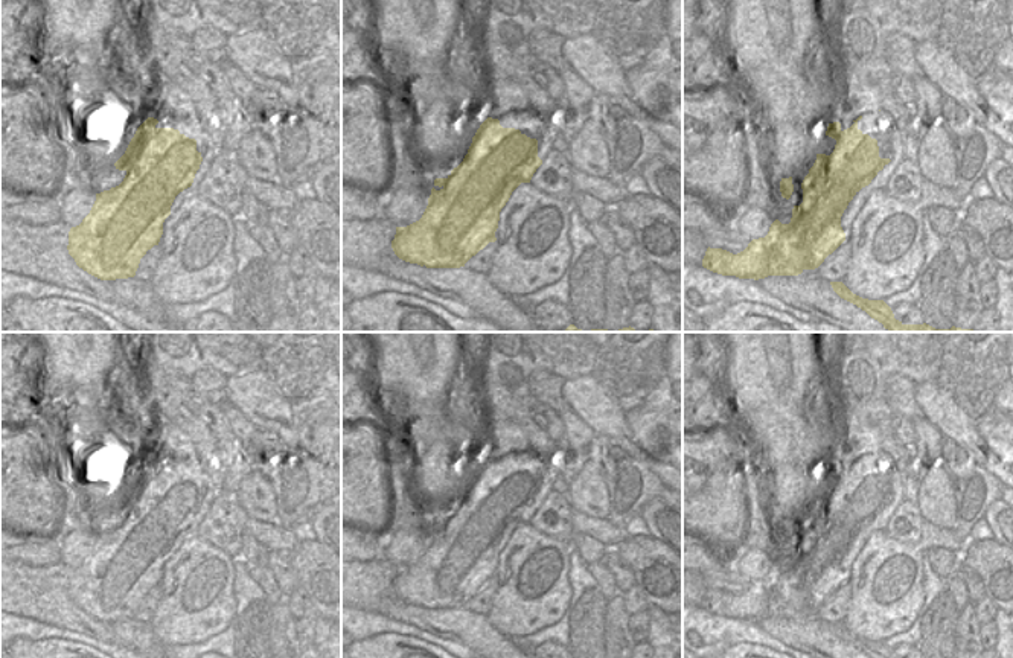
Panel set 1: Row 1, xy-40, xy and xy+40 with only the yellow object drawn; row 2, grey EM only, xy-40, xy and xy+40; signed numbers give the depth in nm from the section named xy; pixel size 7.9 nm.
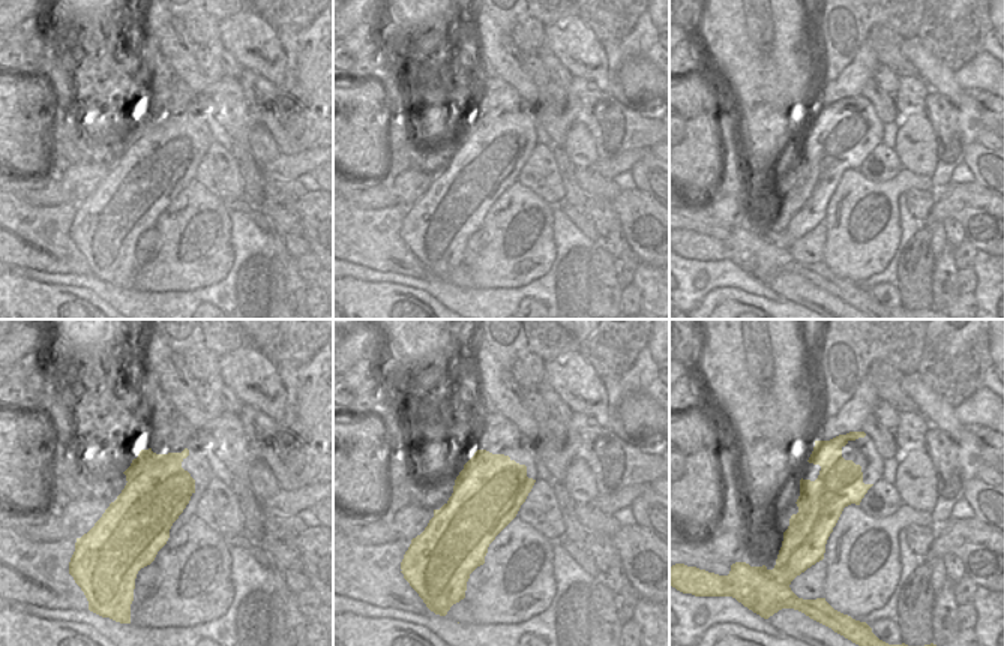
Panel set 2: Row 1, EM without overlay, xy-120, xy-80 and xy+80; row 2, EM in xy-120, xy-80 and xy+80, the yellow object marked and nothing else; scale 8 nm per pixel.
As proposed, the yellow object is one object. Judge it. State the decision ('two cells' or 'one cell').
two cells

